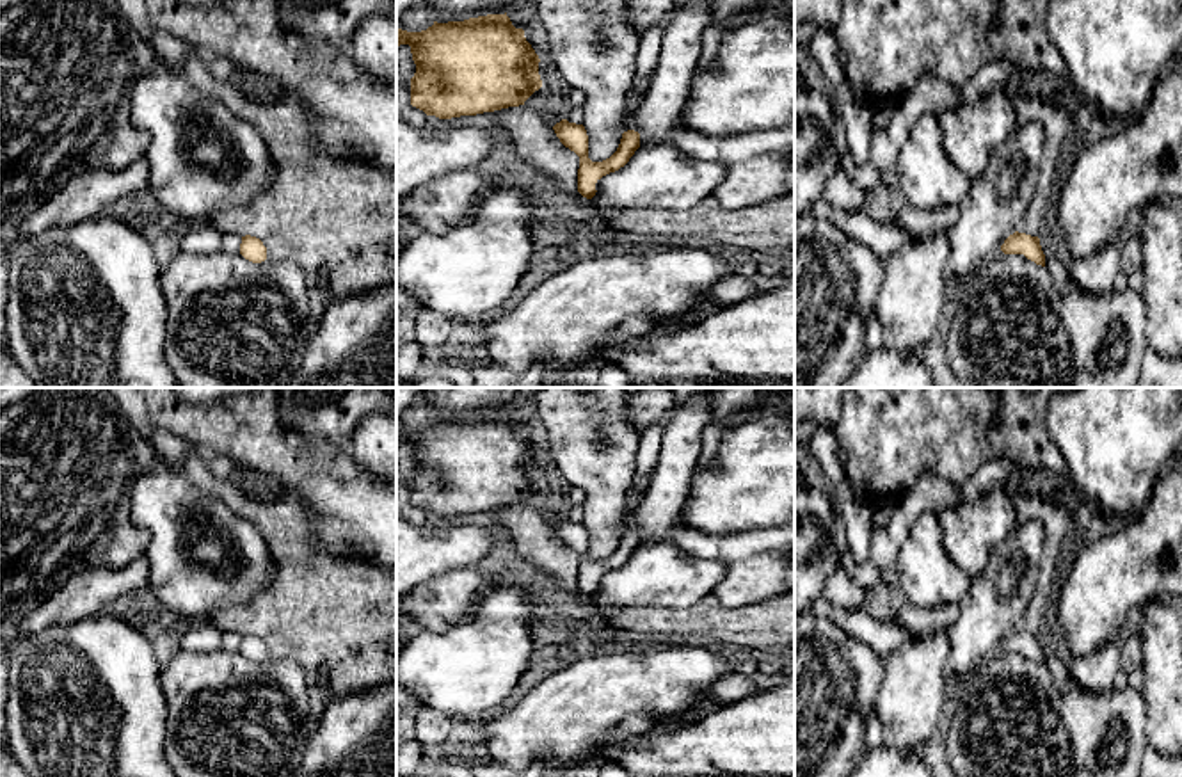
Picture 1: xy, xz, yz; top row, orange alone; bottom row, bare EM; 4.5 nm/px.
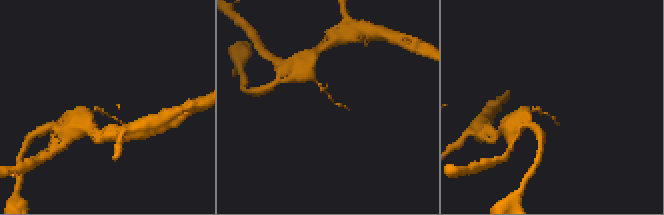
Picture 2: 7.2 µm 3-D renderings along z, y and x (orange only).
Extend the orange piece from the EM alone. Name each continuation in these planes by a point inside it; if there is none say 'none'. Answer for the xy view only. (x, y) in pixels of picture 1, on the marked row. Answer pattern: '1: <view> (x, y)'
1: xy (230, 244)

